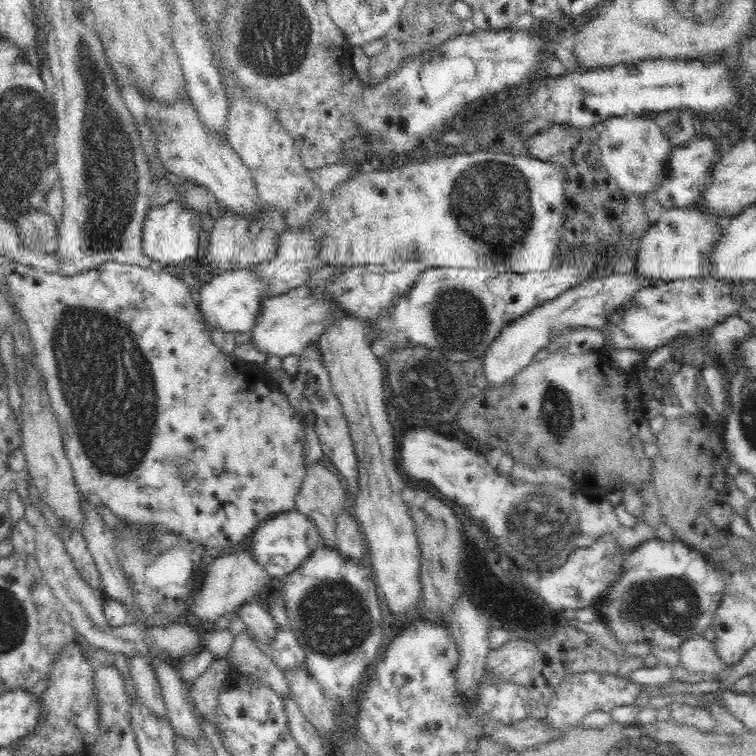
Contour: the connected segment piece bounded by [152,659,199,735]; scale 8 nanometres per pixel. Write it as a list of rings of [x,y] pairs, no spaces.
[[[154,659],[152,663],[158,673],[174,732],[180,735],[198,733],[199,719],[194,715],[195,707],[188,692],[190,684],[164,660]]]

